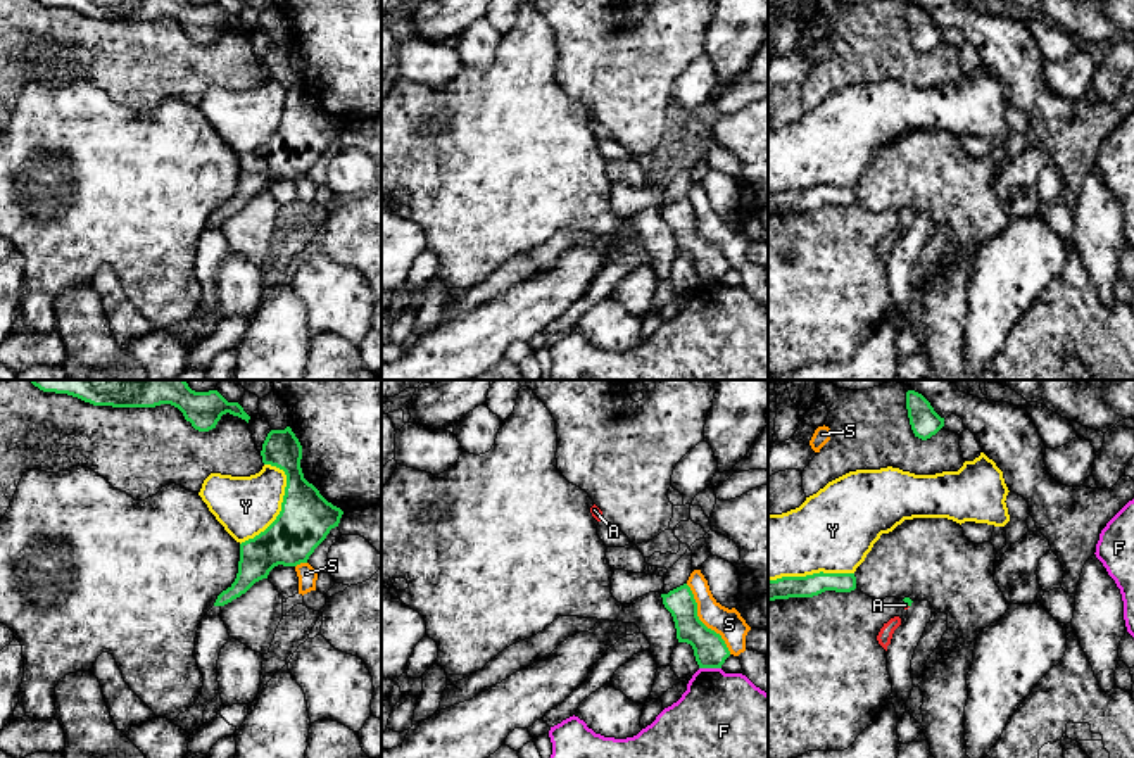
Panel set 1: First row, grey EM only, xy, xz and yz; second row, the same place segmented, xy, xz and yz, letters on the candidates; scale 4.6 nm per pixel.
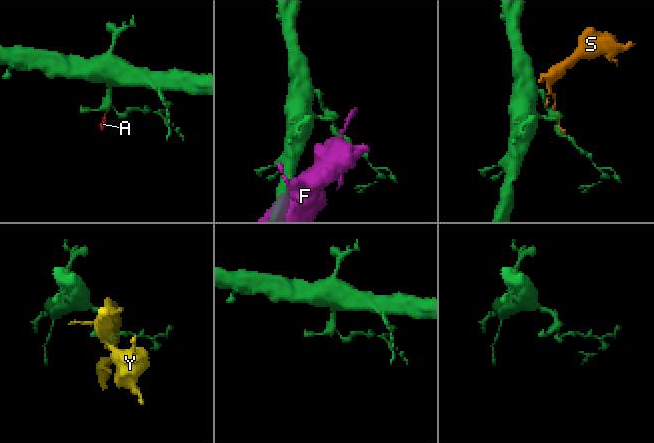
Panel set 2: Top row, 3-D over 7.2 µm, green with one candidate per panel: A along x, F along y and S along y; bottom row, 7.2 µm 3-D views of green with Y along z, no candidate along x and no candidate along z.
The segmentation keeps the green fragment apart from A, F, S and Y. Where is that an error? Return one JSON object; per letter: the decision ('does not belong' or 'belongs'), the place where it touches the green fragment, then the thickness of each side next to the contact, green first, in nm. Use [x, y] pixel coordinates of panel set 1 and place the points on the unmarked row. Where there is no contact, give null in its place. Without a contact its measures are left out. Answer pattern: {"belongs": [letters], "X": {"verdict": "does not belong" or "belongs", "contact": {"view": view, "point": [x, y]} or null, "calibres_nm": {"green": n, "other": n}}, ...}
{"belongs": ["A"], "A": {"verdict": "belongs", "contact": {"view": "yz", "point": [907, 218]}, "calibres_nm": {"green": 40, "other": 20}}, "F": {"verdict": "does not belong", "contact": {"view": "xz", "point": [710, 280]}, "calibres_nm": {"green": 160, "other": 440}}, "S": {"verdict": "does not belong", "contact": {"view": "xz", "point": [699, 233]}, "calibres_nm": {"green": 160, "other": 140}}, "Y": {"verdict": "does not belong", "contact": {"view": "xy", "point": [282, 121]}, "calibres_nm": {"green": 240, "other": 280}}}

